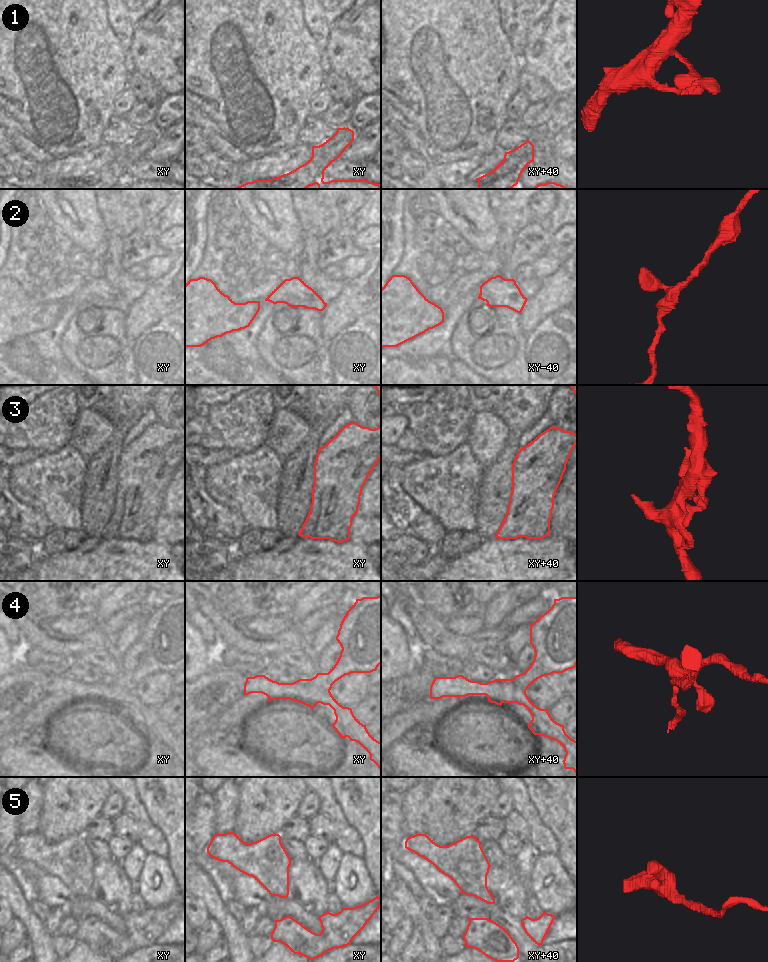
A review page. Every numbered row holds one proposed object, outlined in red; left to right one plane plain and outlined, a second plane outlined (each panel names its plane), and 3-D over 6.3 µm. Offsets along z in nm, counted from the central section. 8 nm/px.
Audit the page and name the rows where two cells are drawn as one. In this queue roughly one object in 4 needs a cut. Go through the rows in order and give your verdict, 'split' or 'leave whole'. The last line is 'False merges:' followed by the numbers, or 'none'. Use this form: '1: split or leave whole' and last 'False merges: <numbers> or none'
1: leave whole
2: leave whole
3: leave whole
4: split
5: leave whole
False merges: 4

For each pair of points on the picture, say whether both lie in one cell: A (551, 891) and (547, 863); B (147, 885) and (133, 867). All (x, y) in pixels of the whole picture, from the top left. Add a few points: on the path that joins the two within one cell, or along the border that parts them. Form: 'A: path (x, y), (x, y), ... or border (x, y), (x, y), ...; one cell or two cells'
A: path (543, 889), (541, 887), (542, 879), (547, 871); one cell
B: border (147, 854), (141, 872), (134, 883); two cells

